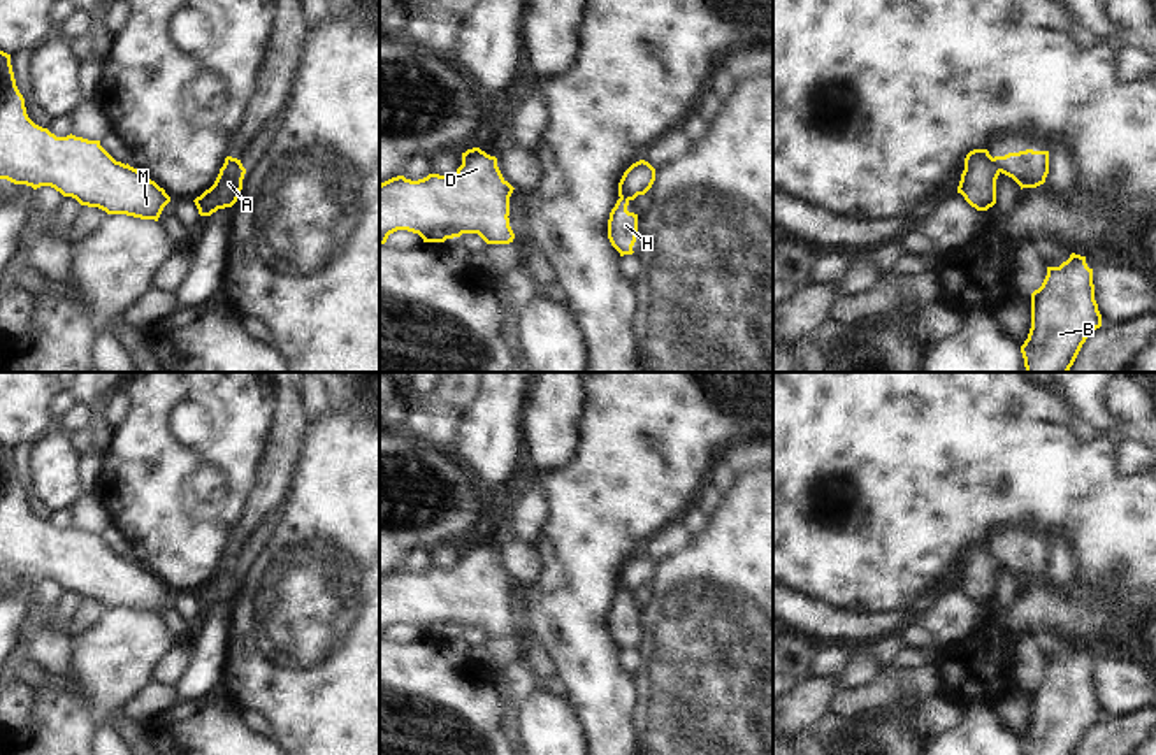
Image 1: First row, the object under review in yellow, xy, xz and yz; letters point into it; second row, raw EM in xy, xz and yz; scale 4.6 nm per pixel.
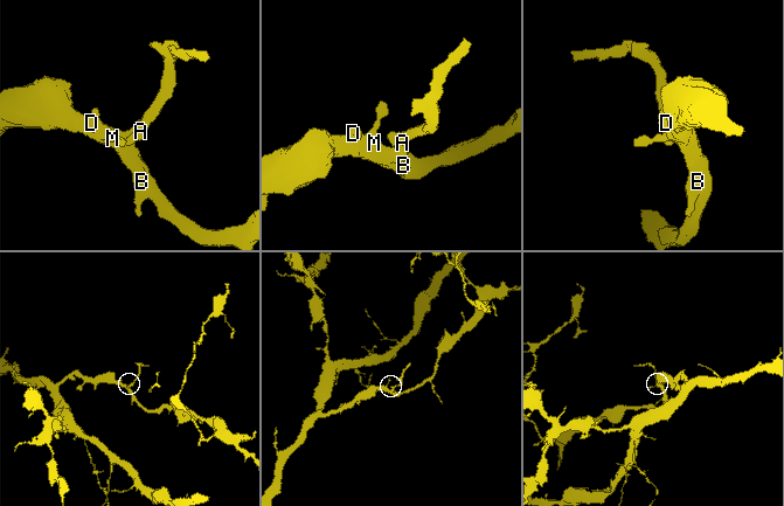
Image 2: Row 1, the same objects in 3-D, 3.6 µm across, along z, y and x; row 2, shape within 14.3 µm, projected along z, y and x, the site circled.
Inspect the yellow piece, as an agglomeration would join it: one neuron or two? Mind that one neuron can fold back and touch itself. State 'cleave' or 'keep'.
cleave

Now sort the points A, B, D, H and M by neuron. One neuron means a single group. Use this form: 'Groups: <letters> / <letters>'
Groups: A / B D H M

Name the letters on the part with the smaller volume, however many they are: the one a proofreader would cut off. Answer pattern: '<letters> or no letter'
A

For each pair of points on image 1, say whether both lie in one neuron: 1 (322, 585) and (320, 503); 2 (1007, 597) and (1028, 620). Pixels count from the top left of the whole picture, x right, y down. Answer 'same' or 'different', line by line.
1: same
2: different

